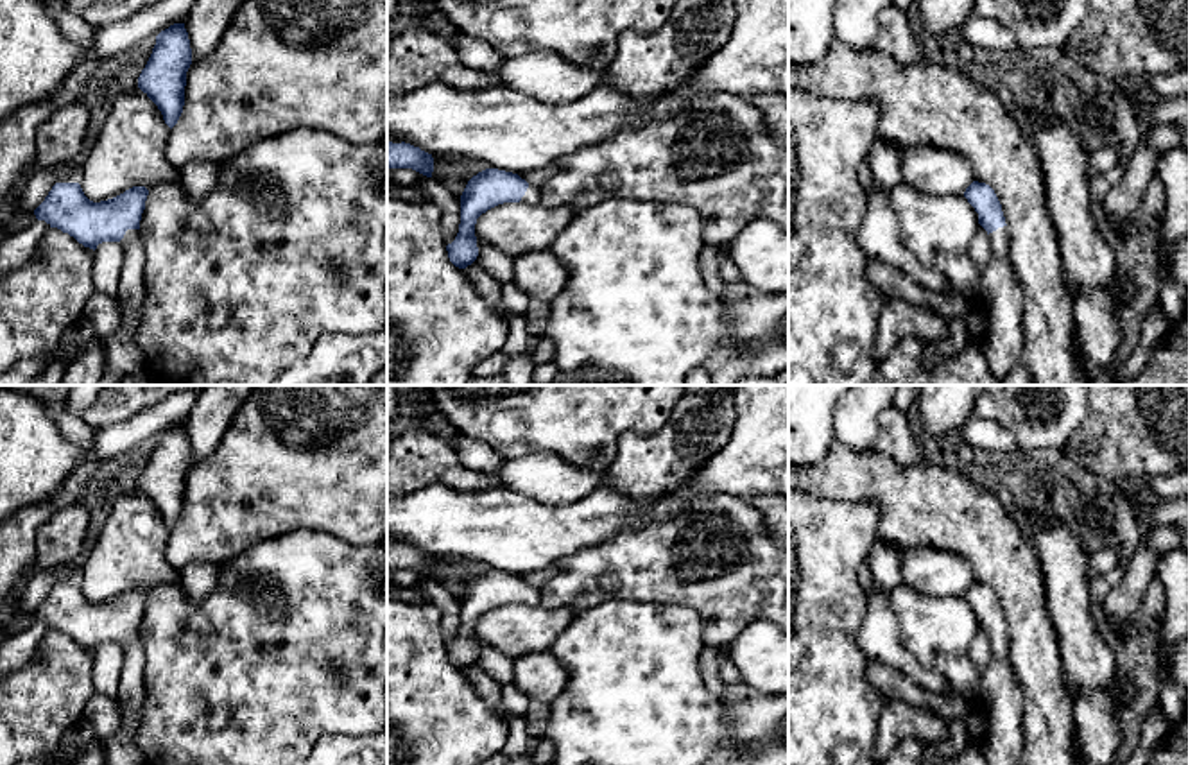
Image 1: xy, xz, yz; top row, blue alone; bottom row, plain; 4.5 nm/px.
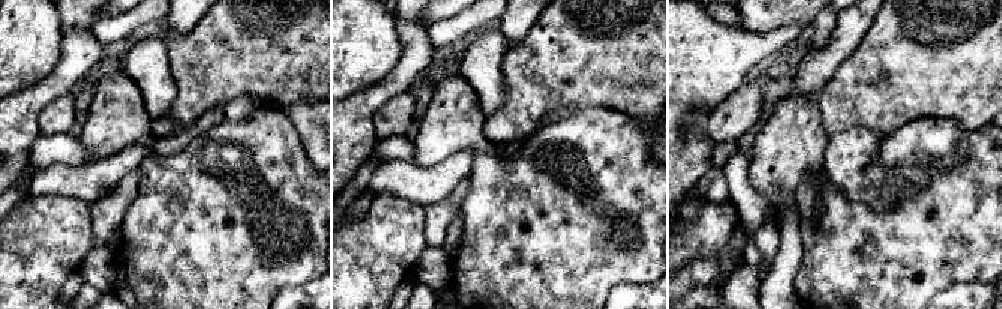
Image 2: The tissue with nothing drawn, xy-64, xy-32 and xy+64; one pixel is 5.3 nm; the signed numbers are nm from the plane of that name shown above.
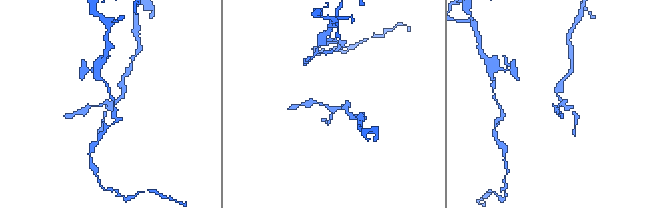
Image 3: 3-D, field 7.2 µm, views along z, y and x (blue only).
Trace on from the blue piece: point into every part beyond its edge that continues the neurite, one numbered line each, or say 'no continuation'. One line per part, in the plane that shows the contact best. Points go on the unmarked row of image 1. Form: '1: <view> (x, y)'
1: xy (120, 749)

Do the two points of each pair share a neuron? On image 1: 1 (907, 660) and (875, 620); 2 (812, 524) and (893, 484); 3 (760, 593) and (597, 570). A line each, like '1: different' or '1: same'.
1: same
2: different
3: same

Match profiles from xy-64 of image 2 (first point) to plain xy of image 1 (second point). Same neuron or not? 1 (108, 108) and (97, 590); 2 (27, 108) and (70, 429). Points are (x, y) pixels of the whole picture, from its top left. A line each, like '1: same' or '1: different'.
1: same
2: same

